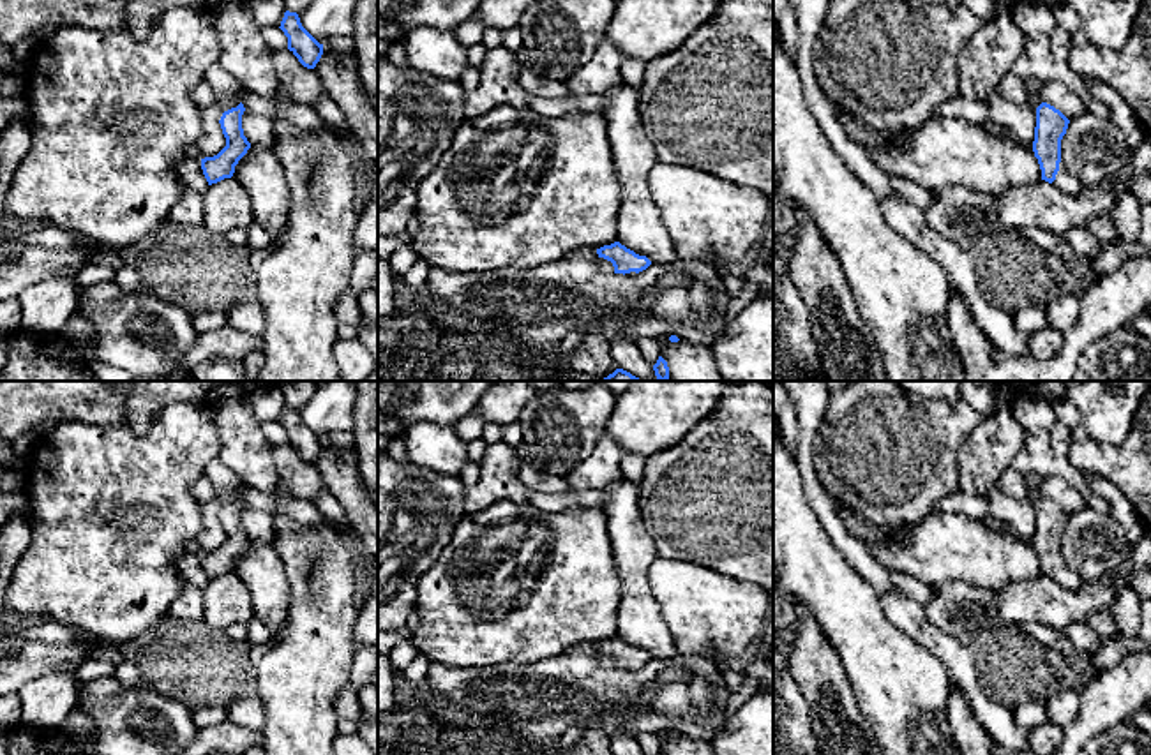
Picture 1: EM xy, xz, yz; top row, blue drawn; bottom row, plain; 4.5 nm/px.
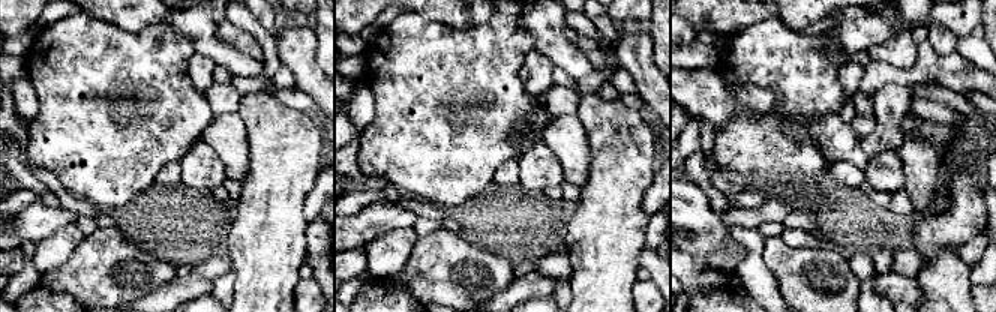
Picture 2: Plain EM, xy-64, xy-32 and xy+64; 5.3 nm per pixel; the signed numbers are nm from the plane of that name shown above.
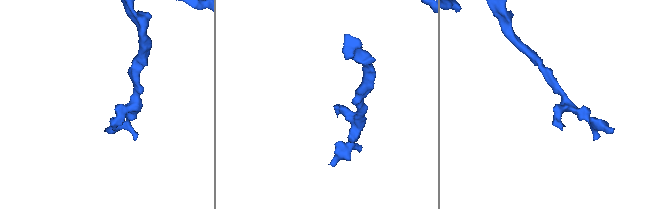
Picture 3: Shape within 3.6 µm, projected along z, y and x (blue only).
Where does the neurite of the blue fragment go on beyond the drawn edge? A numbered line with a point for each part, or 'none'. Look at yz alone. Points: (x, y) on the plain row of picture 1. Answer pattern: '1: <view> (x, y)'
1: yz (1065, 577)

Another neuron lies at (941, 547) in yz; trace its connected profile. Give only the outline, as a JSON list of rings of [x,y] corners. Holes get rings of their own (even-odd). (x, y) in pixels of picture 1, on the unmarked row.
[[[835,506],[835,512],[881,564],[911,573],[930,586],[960,580],[987,591],[1001,591],[1010,584],[1042,575],[1033,540],[1001,534],[990,529],[985,519],[973,520],[960,513],[934,512],[893,534],[886,527],[872,526],[856,510]]]

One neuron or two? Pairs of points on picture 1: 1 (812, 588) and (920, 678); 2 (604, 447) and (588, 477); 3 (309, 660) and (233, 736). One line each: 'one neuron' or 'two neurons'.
1: one neuron
2: one neuron
3: two neurons

